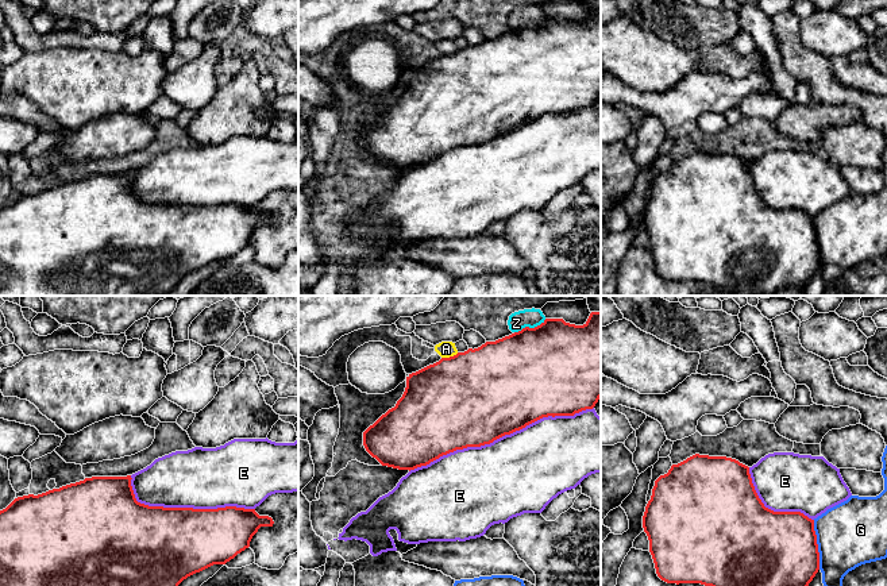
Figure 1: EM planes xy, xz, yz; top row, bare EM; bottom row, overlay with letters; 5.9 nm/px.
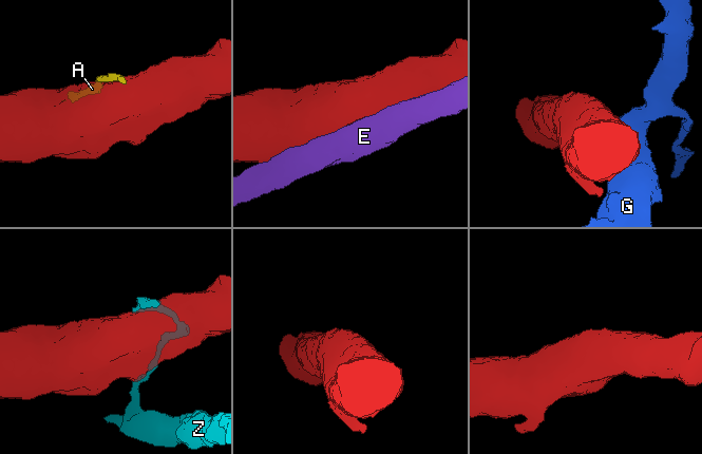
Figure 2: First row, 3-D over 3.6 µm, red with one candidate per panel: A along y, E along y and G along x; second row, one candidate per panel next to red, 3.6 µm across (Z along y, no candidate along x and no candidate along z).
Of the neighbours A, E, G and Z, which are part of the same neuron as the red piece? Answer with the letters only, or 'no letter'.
E

